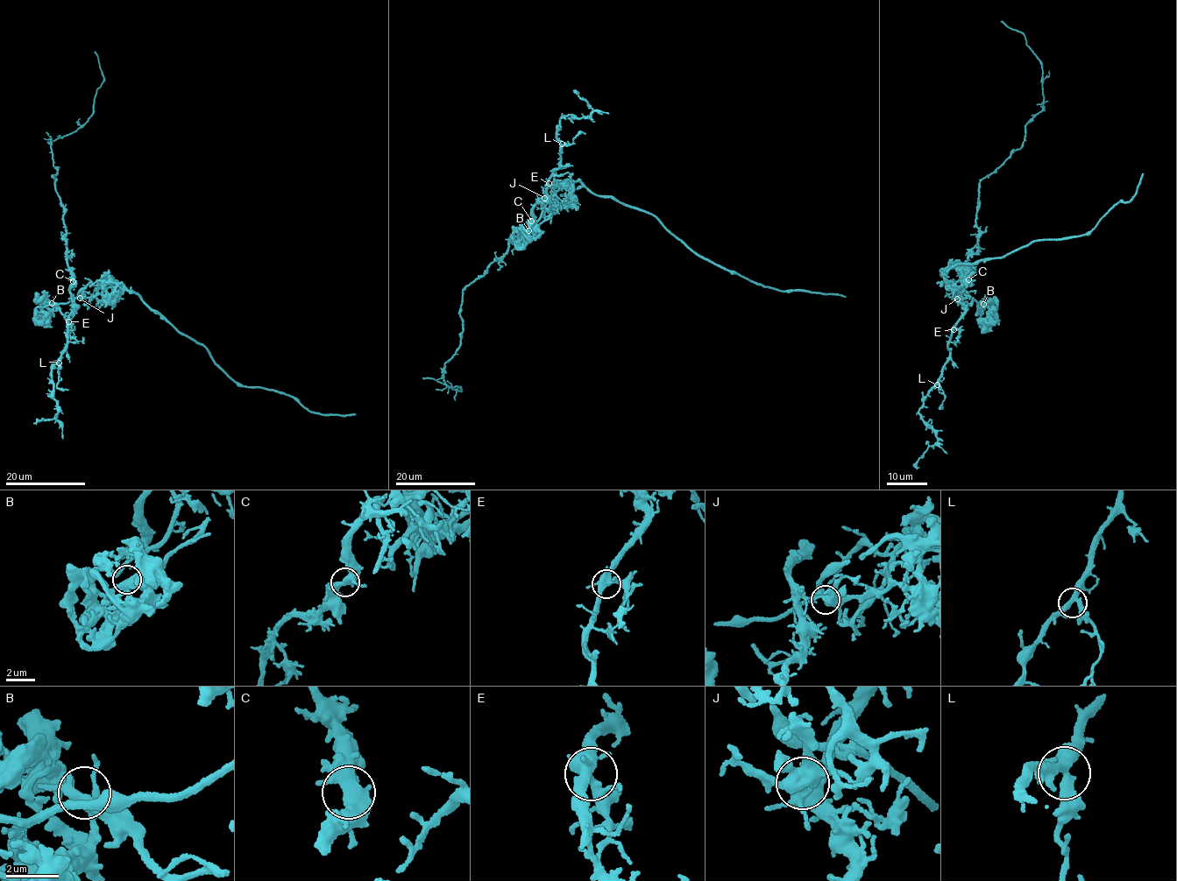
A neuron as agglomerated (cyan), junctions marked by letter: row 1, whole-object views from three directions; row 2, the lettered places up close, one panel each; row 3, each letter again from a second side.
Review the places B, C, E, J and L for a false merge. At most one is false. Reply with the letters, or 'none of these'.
J

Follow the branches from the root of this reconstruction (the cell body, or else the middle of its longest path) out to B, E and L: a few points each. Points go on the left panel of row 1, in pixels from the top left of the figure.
B: (72, 296), (80, 298), (38, 306), (38, 314), (44, 318), (50, 313), (52, 303)
E: (72, 296), (74, 314), (68, 321)
L: (72, 296), (74, 314), (68, 319), (67, 348), (59, 362)

